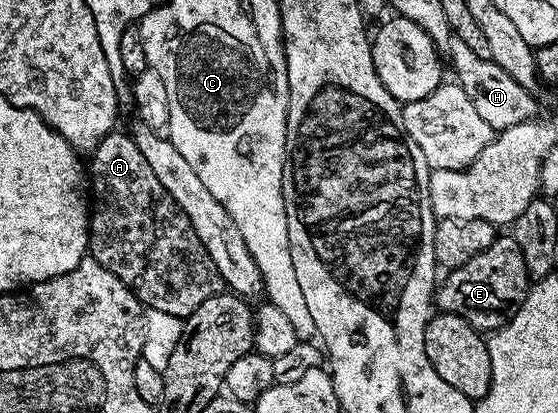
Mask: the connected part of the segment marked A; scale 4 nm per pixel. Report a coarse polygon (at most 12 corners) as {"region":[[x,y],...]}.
{"region":[[132,134],[91,152],[88,254],[142,308],[222,286]]}

